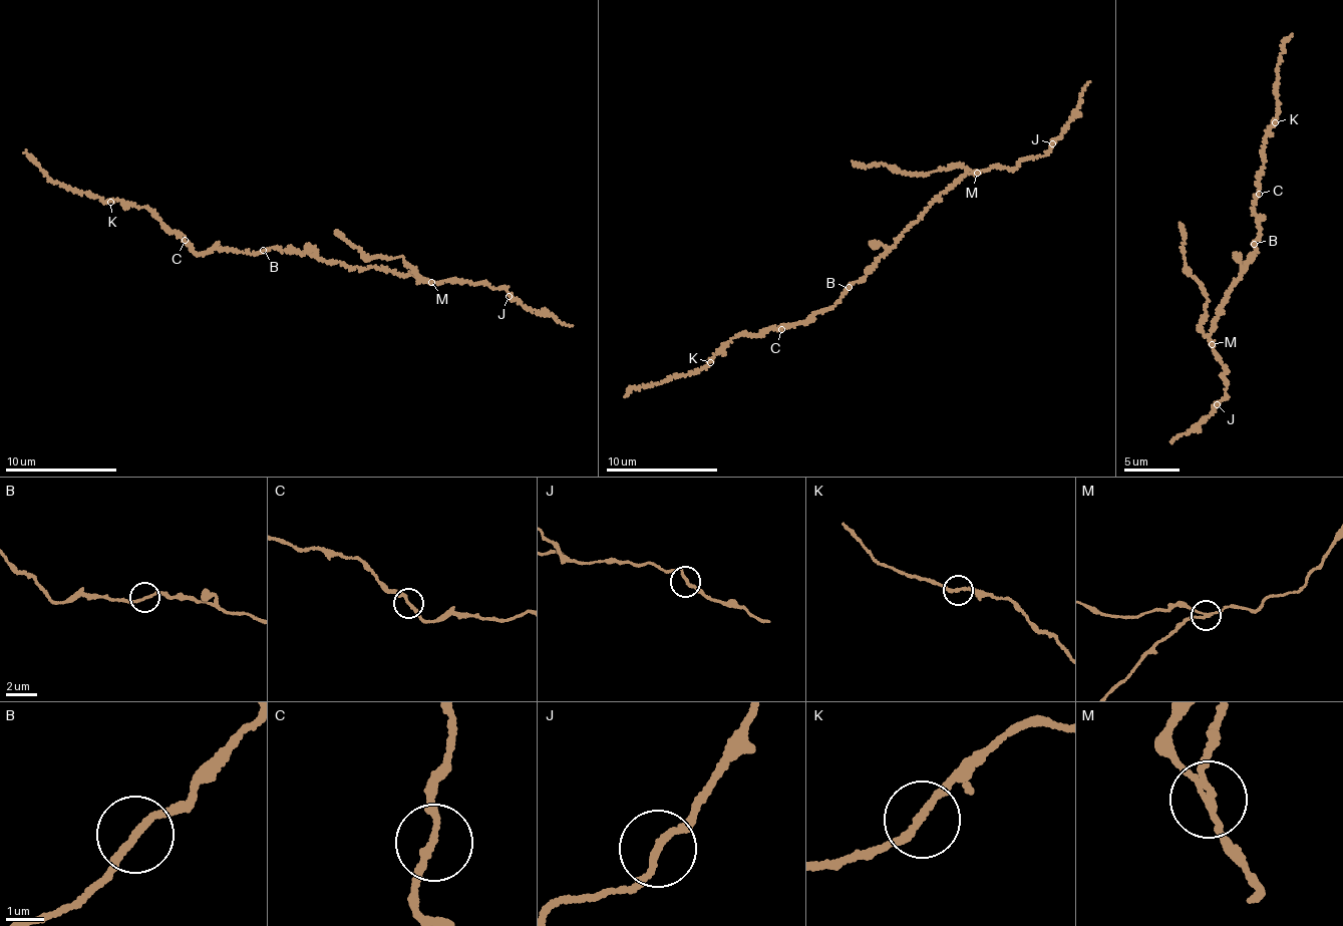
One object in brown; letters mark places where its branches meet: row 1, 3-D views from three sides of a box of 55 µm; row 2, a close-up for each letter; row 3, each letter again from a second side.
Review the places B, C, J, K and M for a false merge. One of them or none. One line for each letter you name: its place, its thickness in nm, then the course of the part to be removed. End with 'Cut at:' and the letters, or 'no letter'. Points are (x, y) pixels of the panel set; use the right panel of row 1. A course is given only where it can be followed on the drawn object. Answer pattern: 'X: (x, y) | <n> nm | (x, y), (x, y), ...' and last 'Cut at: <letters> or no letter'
M: (1212, 344) | 140 nm | (1213, 345), (1203, 327), (1208, 300), (1186, 266), (1180, 223)
Cut at: M

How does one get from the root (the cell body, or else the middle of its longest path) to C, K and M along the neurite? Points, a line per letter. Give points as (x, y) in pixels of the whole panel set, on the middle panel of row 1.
C: (874, 267), (862, 280), (850, 283), (832, 306), (821, 310), (811, 319), (781, 329)
K: (874, 267), (862, 280), (850, 283), (832, 306), (811, 319), (730, 338), (710, 362)
M: (874, 267), (943, 192), (962, 178), (978, 174)

